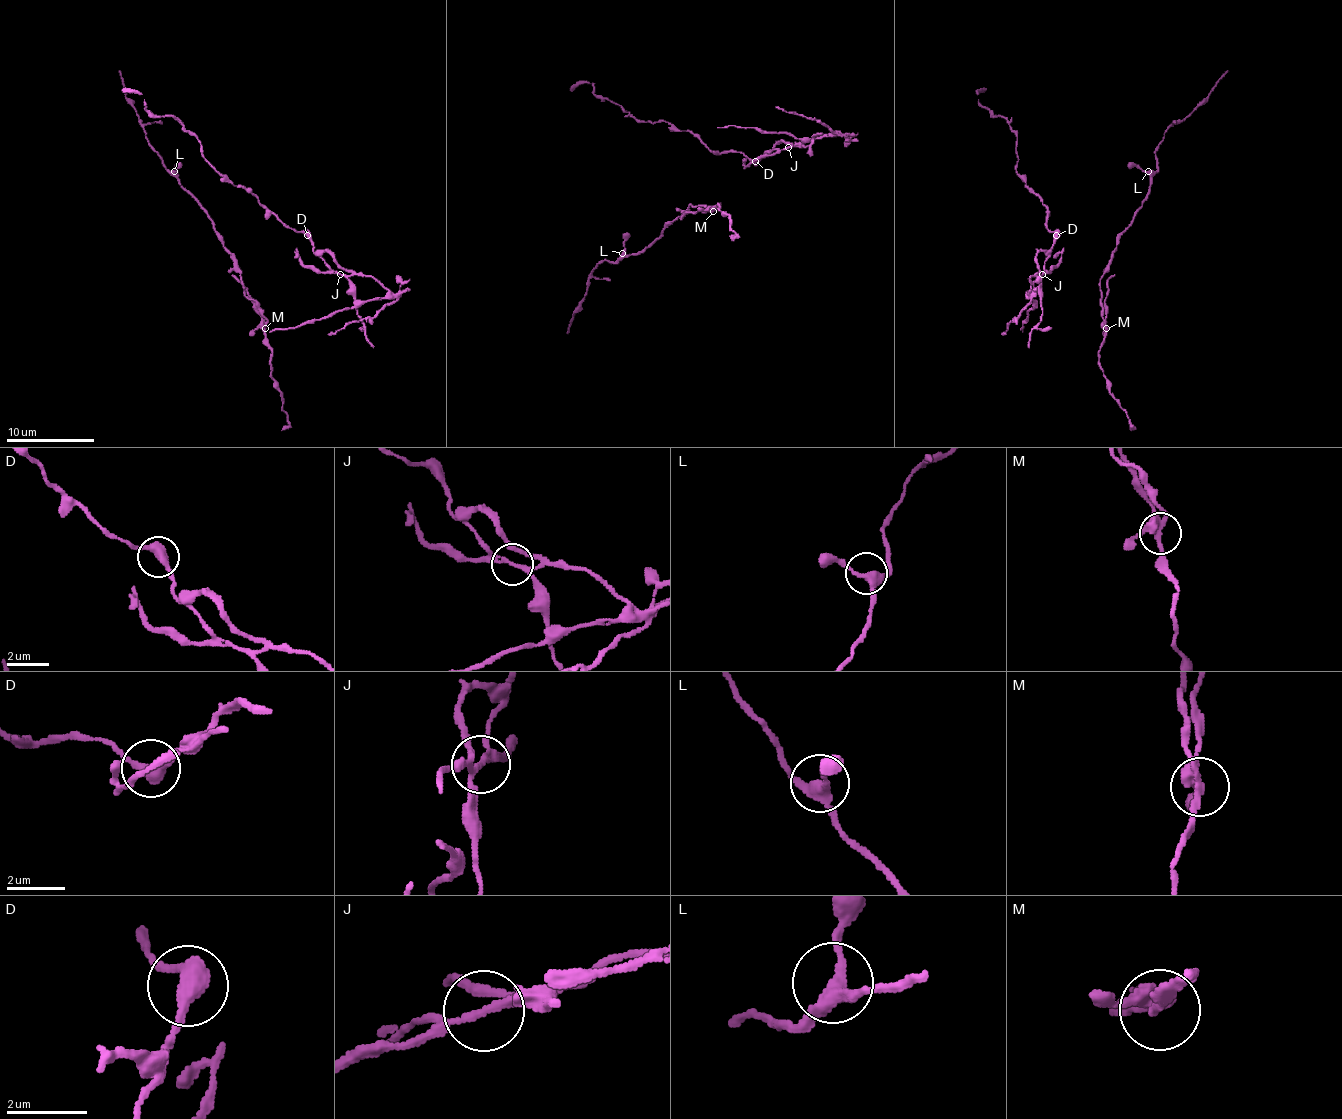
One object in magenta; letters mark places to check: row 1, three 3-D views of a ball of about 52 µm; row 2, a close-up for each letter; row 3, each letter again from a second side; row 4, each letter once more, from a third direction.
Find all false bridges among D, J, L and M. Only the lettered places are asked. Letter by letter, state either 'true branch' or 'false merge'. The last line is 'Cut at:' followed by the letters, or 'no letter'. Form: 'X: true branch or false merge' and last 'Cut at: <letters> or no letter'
D: true branch
J: false merge
L: true branch
M: false merge
Cut at: J, M

